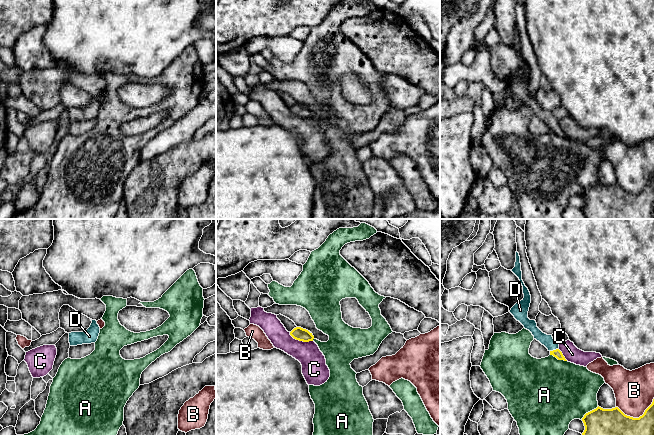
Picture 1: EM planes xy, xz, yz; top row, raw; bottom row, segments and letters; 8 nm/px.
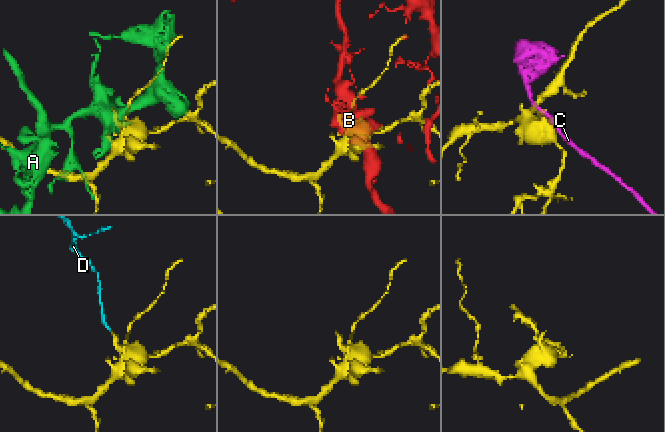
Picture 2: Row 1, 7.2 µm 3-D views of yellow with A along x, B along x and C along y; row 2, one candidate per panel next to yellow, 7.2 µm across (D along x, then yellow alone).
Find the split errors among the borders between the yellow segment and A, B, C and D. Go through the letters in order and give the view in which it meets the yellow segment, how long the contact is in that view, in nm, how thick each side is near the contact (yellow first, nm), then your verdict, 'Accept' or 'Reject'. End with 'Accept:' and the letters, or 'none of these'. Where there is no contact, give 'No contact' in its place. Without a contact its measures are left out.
A: Touches yellow in yz. Shared border 180 nm. Thickness 220 nm (yellow) against 460 nm. Reject
B: Touches yellow in yz. Shared border 320 nm. Thickness 220 nm (yellow) against 320 nm. Reject
C: Touches yellow in xz. Shared border 200 nm. Thickness 110 nm (yellow) against 200 nm. Reject
D: Touches yellow in yz. Shared border 80 nm. Thickness 70 nm (yellow) against 100 nm. Accept
Accept: D

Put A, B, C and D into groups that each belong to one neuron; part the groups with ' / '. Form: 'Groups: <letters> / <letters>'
Groups: A / B / C / D

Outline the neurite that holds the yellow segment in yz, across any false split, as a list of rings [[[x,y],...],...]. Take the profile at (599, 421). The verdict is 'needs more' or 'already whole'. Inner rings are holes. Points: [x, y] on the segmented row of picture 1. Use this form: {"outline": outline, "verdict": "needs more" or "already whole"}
{"outline": [[[654,399],[639,418],[625,415],[618,407],[603,409],[598,406],[586,413],[582,421],[585,426],[582,435],[654,435]]], "verdict": "already whole"}

